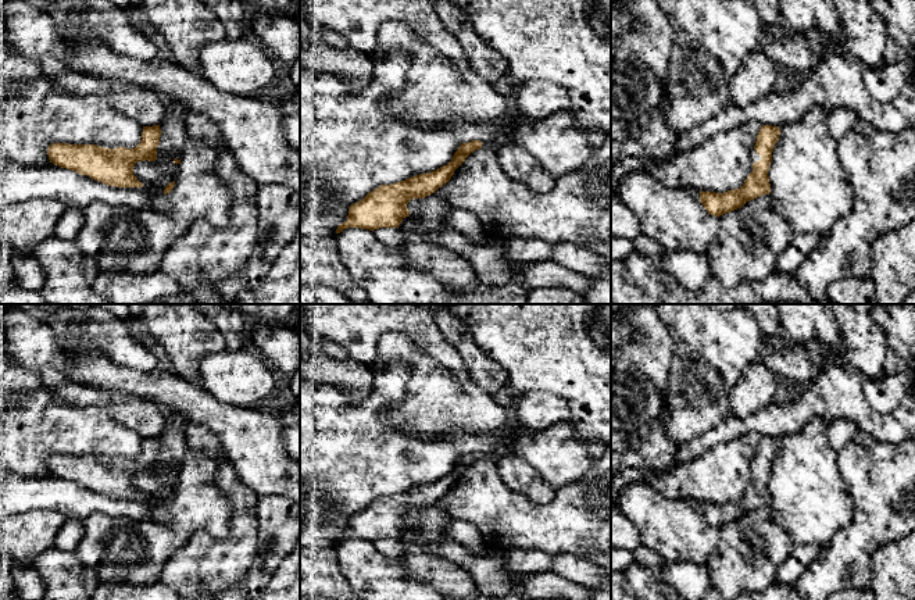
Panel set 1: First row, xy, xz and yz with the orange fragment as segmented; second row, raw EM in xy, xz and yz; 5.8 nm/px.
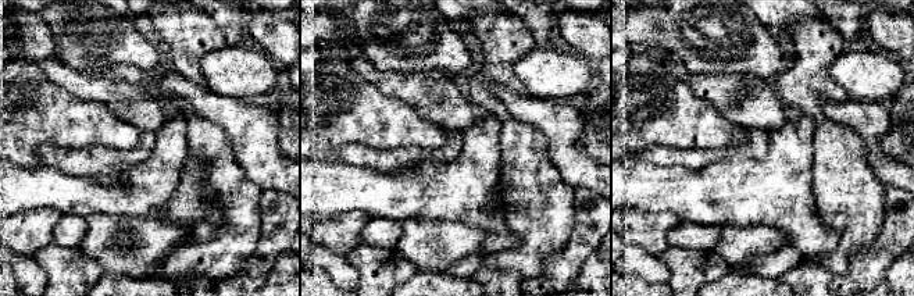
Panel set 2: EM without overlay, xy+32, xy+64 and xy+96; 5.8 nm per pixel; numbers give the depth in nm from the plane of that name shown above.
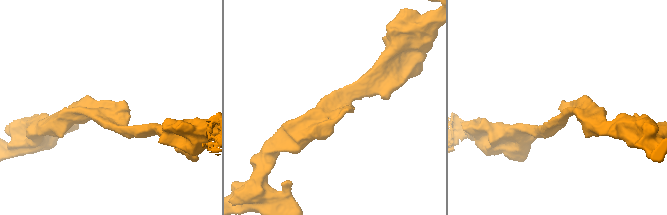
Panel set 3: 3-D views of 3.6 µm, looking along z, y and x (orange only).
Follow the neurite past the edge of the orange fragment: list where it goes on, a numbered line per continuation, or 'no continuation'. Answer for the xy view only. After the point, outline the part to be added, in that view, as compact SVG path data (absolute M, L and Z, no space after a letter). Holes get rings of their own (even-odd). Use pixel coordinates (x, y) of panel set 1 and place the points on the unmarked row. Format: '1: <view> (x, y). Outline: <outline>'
no continuation

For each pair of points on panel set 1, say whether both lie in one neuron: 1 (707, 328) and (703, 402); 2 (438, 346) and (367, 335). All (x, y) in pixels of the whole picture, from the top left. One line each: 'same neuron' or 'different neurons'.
1: same neuron
2: same neuron

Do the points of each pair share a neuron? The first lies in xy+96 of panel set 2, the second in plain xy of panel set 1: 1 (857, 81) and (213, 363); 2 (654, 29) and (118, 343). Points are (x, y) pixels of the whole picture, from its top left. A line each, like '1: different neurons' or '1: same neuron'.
1: same neuron
2: same neuron

